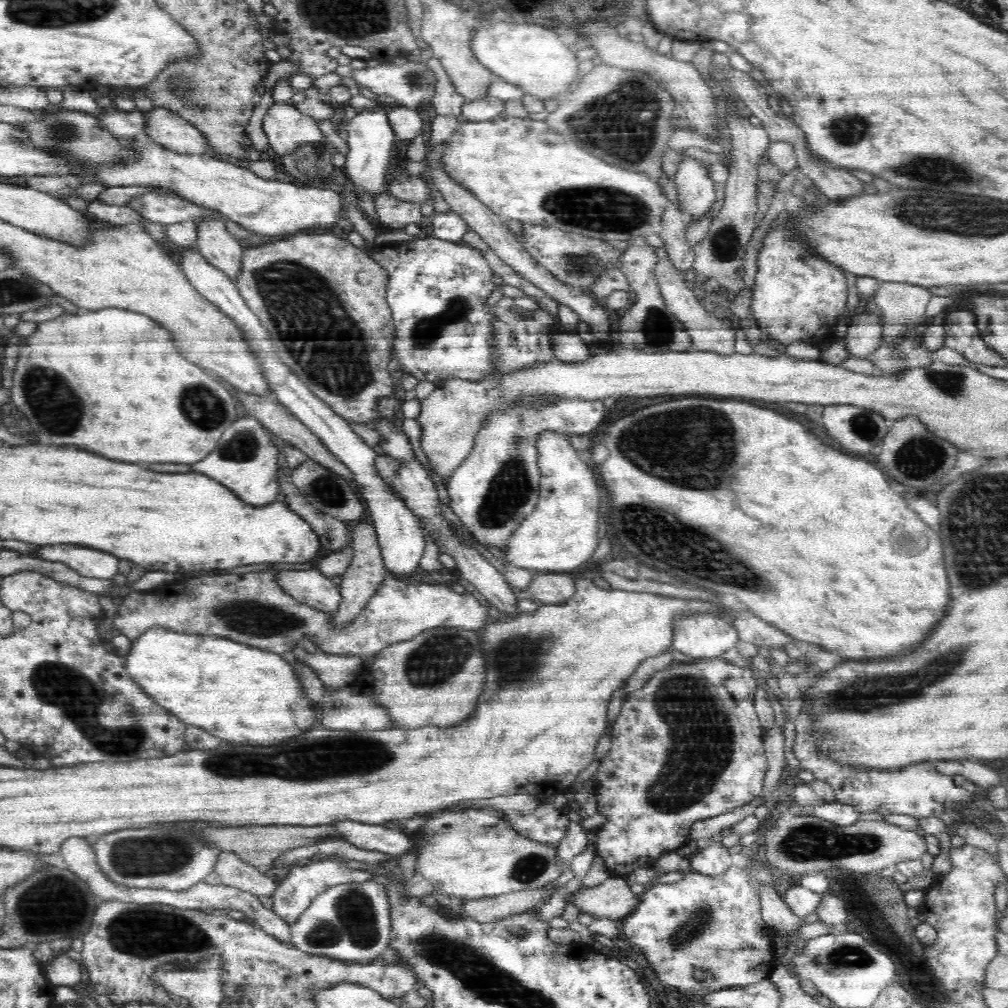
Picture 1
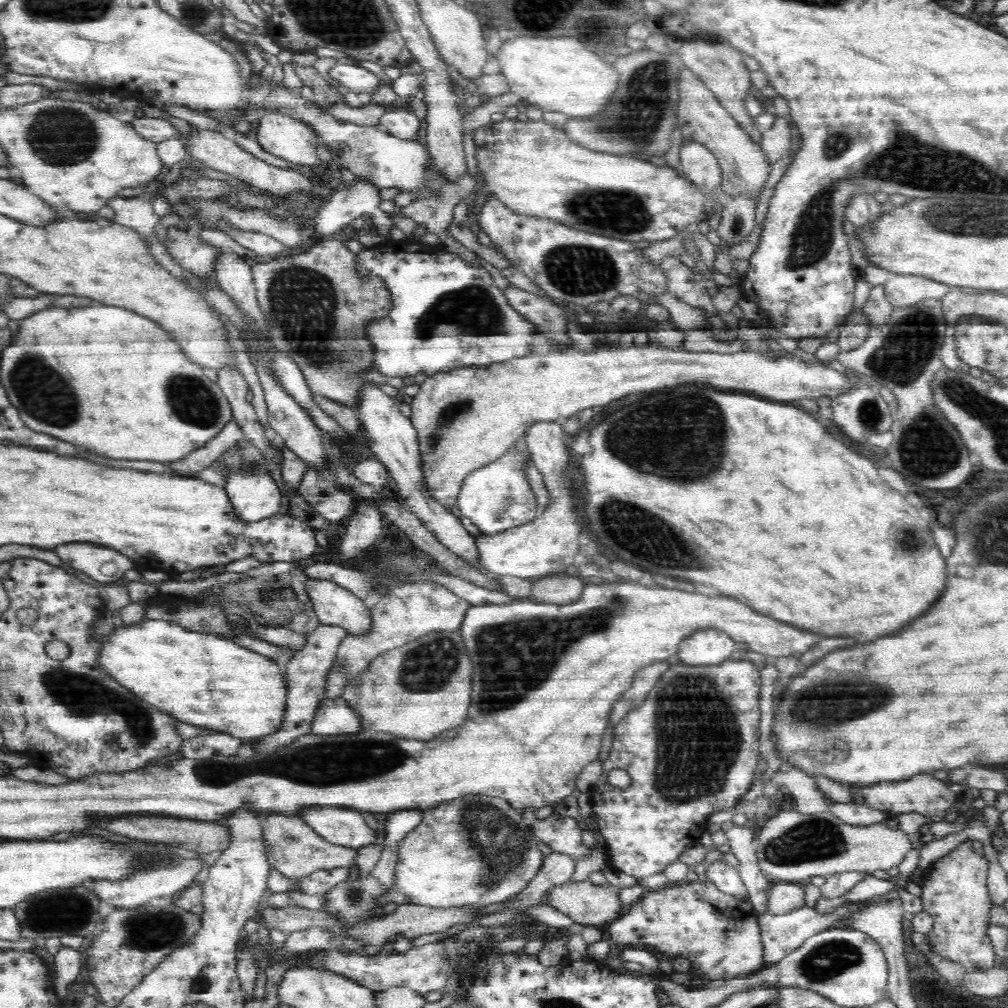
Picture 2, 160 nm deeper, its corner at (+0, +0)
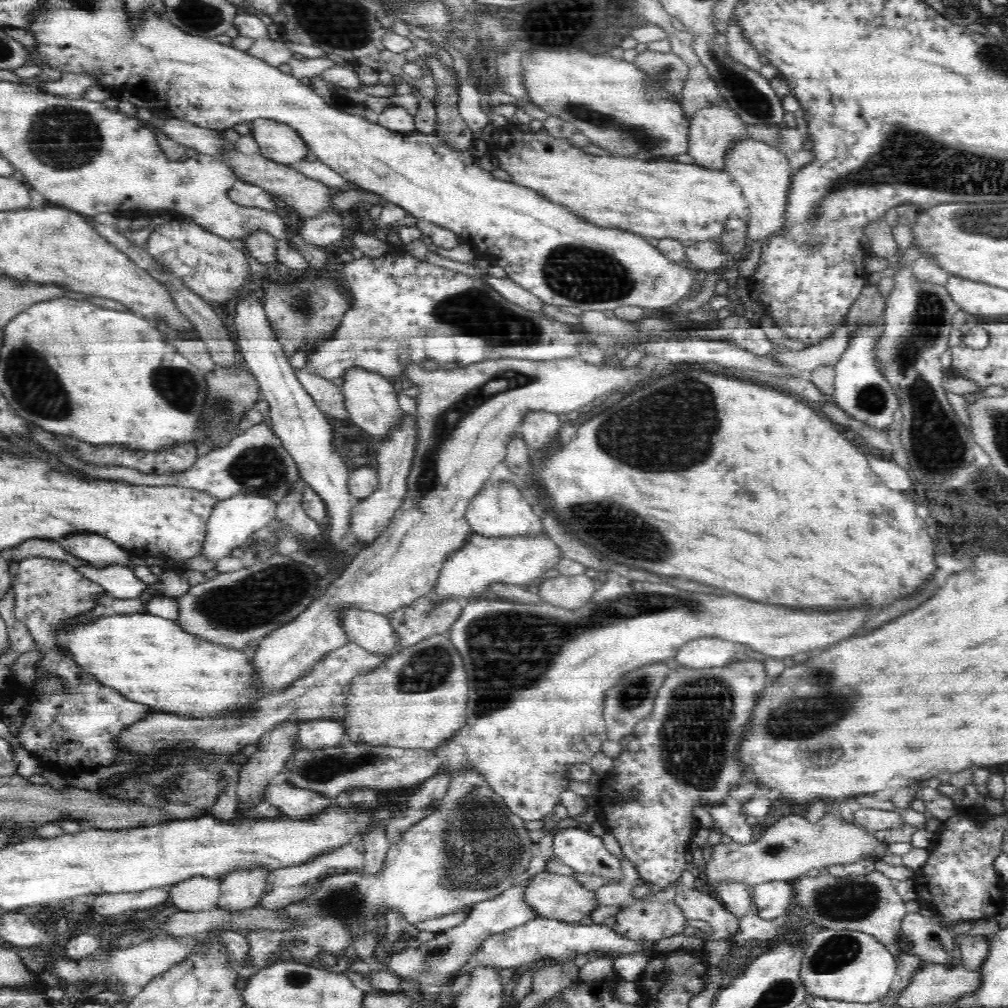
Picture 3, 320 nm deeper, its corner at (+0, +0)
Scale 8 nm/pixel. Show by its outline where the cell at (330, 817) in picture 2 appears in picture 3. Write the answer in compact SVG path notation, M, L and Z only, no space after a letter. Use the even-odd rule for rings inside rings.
M283 778L272 780L265 790L265 801L273 804L287 817L292 819L316 819L322 811L332 807L334 801L318 791L290 786Z

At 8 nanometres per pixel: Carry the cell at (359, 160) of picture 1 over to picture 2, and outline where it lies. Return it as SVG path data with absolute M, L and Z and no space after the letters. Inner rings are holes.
M359 178L357 183L352 186L347 186L347 189L335 190L327 203L323 206L322 212L318 212L318 217L314 220L313 228L315 233L320 236L331 236L339 229L346 226L351 226L351 223L358 217L364 215L370 215L372 218L372 231L385 238L385 240L391 240L390 230L394 228L394 221L390 219L390 215L380 210L380 199L379 190L375 184Z

